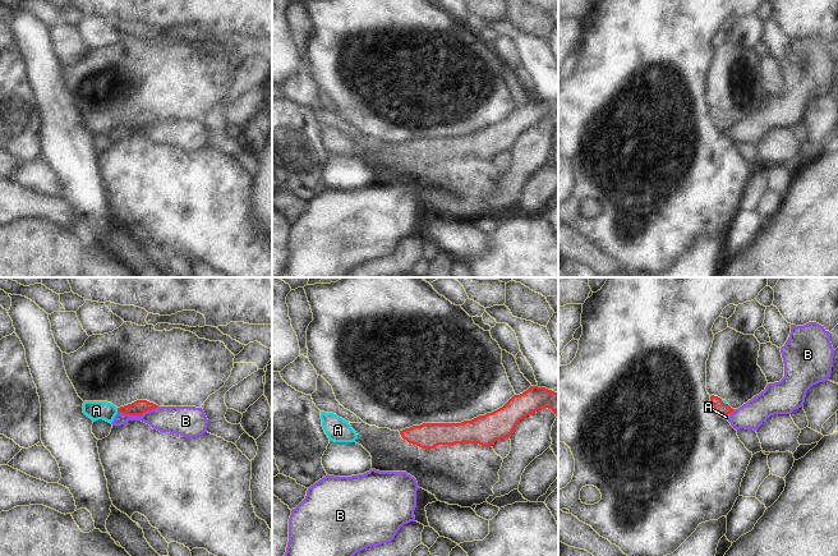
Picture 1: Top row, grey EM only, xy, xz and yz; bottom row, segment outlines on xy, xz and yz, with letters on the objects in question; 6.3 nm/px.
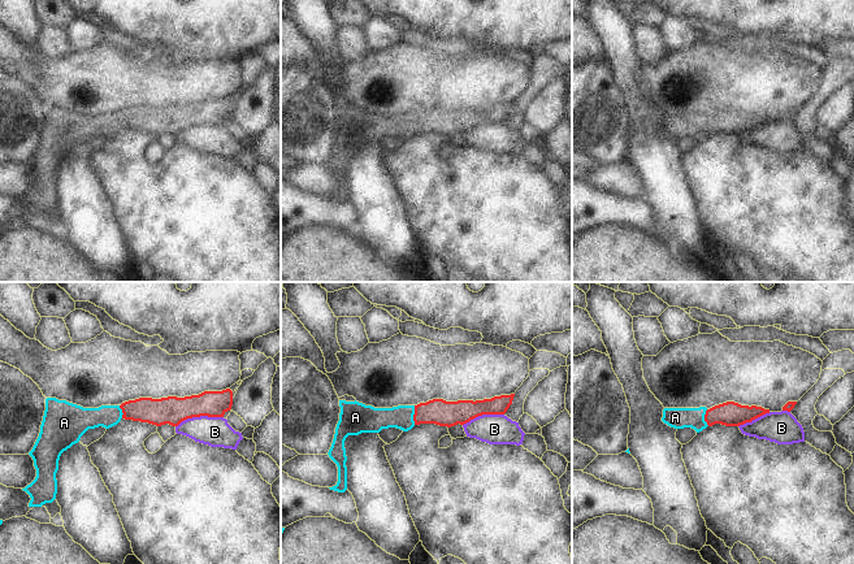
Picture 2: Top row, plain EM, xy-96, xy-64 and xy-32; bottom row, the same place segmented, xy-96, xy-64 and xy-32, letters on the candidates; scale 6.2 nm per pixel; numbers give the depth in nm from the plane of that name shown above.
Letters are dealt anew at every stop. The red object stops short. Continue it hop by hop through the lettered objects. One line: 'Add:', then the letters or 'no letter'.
Add: A

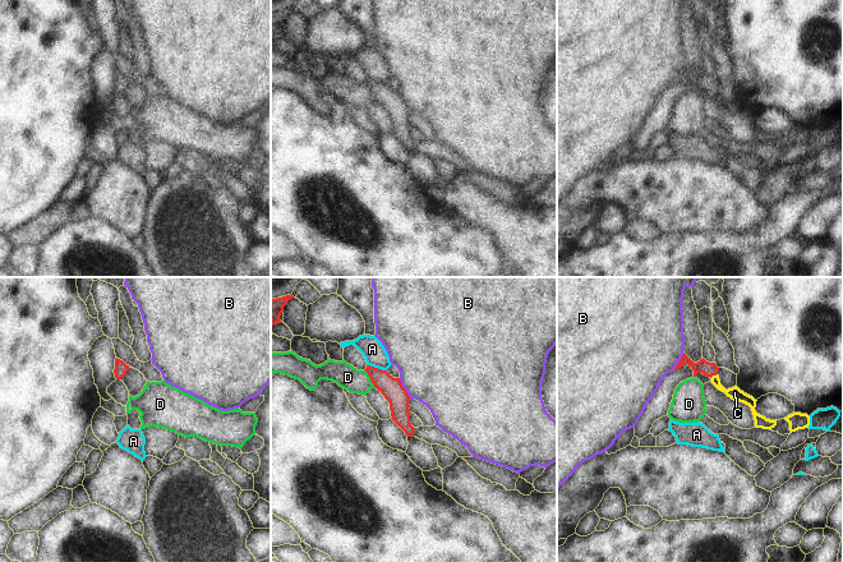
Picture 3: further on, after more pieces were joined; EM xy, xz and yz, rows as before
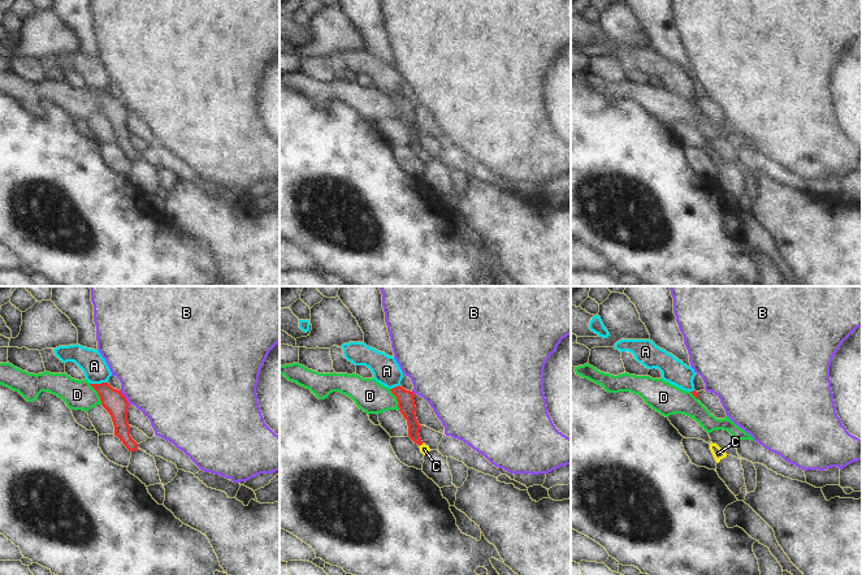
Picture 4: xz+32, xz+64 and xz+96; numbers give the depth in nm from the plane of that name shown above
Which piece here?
Add: C

